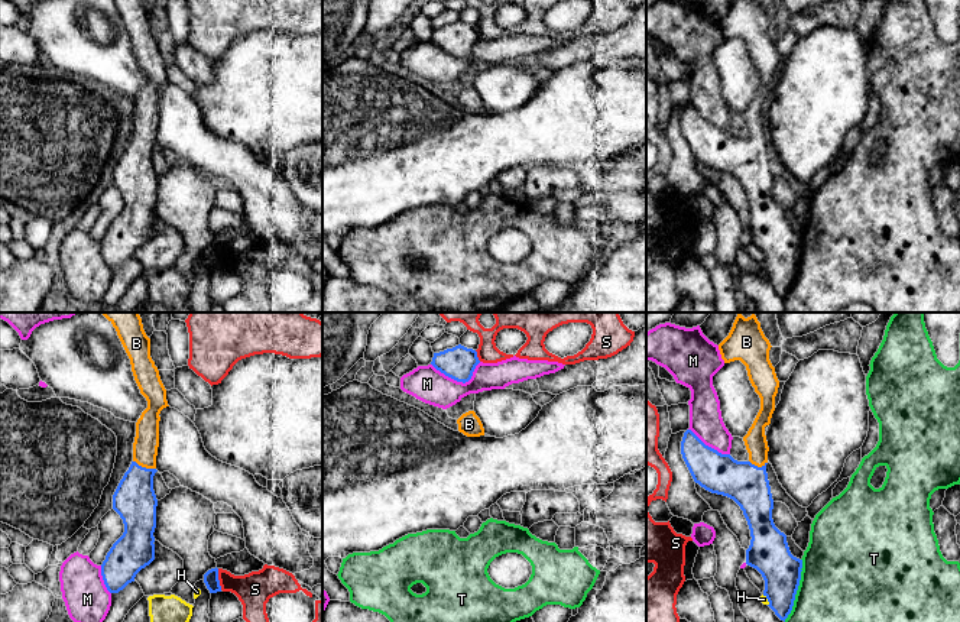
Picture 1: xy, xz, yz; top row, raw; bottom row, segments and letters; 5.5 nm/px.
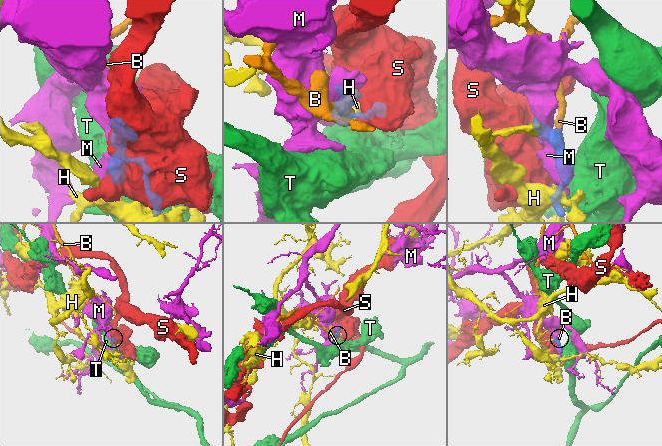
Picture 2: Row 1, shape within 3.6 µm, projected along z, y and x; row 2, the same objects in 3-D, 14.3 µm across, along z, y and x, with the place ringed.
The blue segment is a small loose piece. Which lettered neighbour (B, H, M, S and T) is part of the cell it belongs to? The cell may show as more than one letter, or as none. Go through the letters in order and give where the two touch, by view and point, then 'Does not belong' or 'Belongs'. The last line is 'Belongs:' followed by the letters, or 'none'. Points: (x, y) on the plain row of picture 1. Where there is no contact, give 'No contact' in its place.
B: Touches blue at xy (145, 143). Belongs
H: Touches blue at yz (768, 277). Does not belong
M: Touches blue at xz (459, 57). Does not belong
S: Touches blue at xy (217, 255). Does not belong
T: Touches blue at yz (797, 265). Does not belong
Belongs: B

